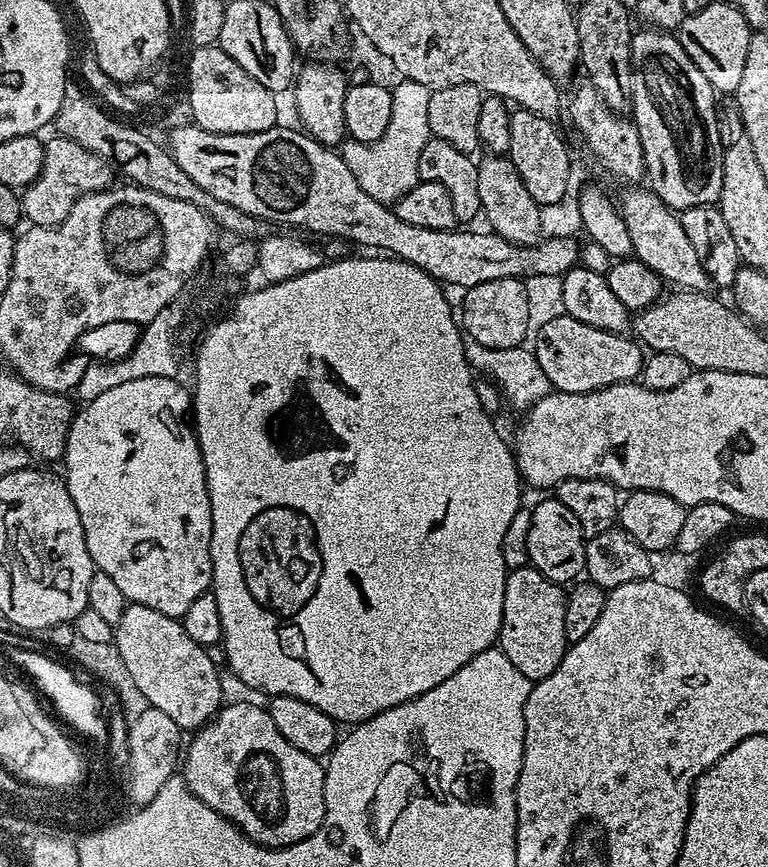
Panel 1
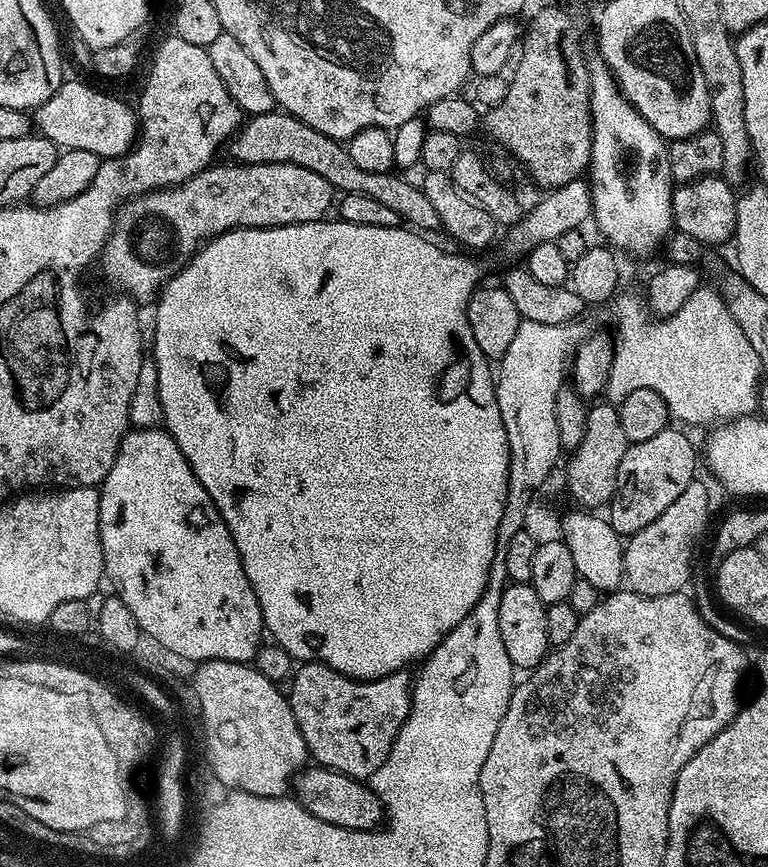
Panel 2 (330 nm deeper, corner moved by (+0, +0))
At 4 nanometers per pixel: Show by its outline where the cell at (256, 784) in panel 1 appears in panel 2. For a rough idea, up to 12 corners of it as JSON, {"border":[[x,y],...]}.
{"border":[[305,767],[294,799],[307,815],[370,832],[386,820],[365,781]]}

